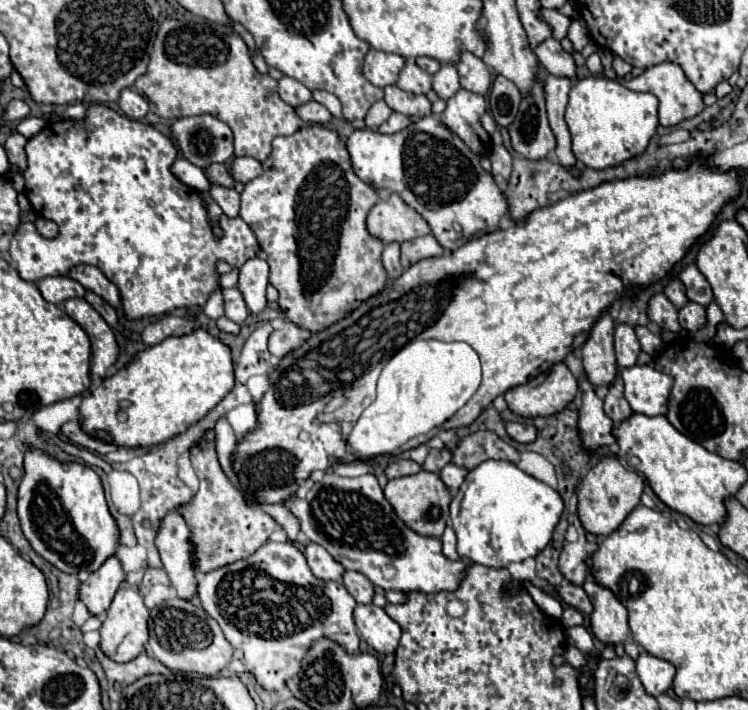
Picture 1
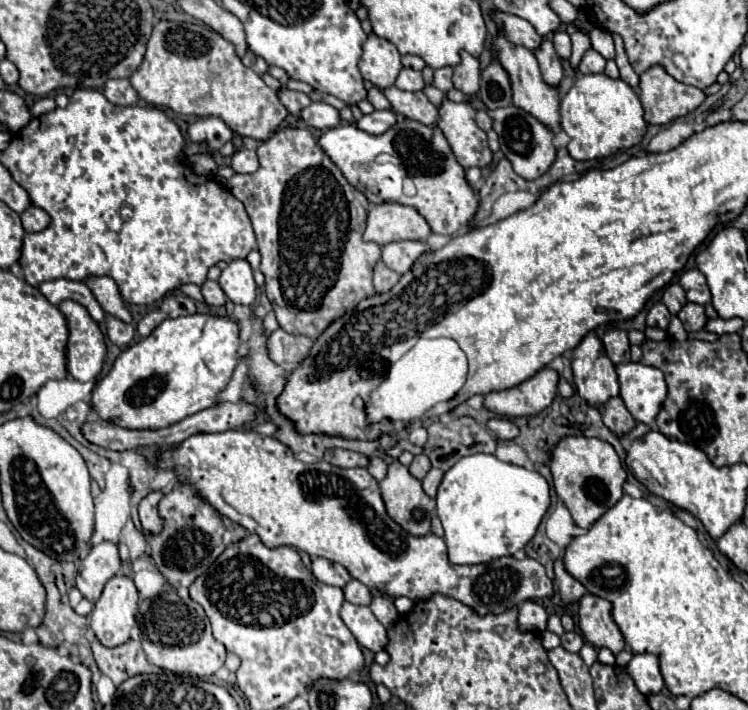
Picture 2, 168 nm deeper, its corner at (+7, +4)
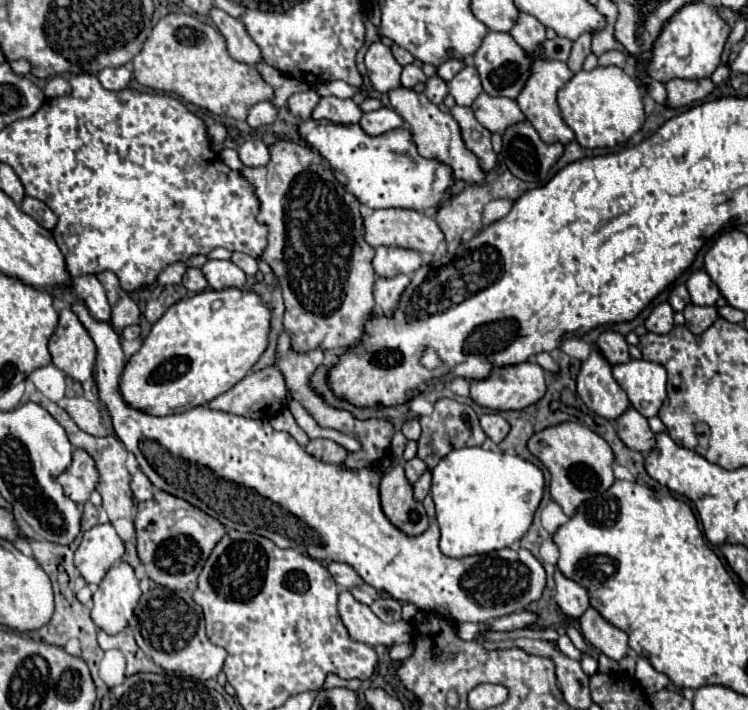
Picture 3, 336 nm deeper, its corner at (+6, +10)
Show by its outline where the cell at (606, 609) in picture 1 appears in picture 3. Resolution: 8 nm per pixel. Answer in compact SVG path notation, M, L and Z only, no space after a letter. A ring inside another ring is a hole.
M593 606L585 610L585 614L579 618L581 632L585 640L595 646L599 652L613 660L621 660L627 654L627 634L607 622Z

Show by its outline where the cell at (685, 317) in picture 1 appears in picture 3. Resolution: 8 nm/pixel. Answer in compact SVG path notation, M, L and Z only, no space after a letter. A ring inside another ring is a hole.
M687 304L685 310L683 310L683 314L685 314L685 326L693 334L705 332L719 318L715 306L697 306L697 304Z

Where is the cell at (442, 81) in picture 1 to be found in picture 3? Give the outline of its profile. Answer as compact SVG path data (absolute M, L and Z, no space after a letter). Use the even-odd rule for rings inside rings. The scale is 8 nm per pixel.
M447 60L447 62L443 62L443 64L437 68L437 76L439 76L441 80L449 82L463 66L465 66L463 60Z

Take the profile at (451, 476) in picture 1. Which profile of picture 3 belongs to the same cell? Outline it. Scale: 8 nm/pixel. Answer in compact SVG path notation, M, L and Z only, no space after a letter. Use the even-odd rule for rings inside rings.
M429 470L413 484L413 490L415 490L415 500L419 500L419 502L429 494L429 490L431 490L431 472Z

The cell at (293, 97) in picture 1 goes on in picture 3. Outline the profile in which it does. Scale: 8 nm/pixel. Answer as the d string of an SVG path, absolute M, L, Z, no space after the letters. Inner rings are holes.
M307 90L307 92L295 92L289 96L287 100L287 108L293 116L301 118L301 120L309 120L313 108L319 102L319 94L315 90Z

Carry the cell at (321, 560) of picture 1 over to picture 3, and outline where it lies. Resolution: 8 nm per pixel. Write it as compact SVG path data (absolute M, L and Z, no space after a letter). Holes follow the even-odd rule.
M329 562L327 564L327 570L331 572L333 580L343 586L343 588L353 588L353 586L359 586L363 580L357 576L357 572L349 566L349 564L343 564L343 562Z

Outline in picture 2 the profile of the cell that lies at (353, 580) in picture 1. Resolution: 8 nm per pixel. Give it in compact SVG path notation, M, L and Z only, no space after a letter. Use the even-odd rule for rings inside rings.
M350 580L346 586L344 586L344 596L348 602L352 604L360 604L360 606L368 606L370 600L372 600L372 594L370 590L358 582L358 580Z

